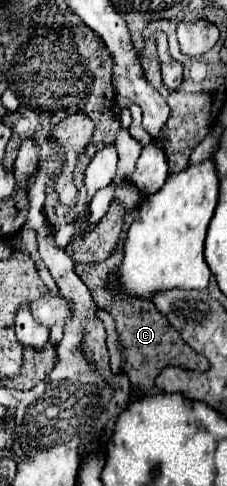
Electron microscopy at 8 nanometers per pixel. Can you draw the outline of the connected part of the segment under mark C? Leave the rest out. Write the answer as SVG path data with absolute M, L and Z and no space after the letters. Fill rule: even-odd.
M115 249L113 255L109 255L107 261L103 263L93 263L93 265L75 265L75 273L83 279L83 283L89 287L95 303L99 309L107 311L115 319L115 327L119 333L119 339L125 347L125 365L123 371L127 373L133 393L137 397L145 397L153 389L155 377L165 369L165 367L181 367L181 369L191 369L197 373L205 373L209 369L209 361L195 353L185 341L179 337L179 333L167 323L163 313L155 309L155 305L147 299L125 299L125 297L115 297L107 291L105 279L115 269L121 261L121 251Z

